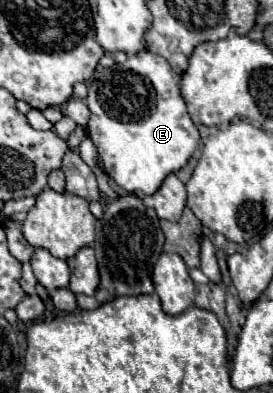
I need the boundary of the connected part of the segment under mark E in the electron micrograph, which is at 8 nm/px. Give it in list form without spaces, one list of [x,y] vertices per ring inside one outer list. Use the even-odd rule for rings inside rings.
[[[148,50],[132,54],[124,64],[112,68],[98,66],[86,104],[90,108],[88,134],[104,170],[128,192],[146,196],[156,192],[164,178],[184,168],[198,148],[200,134],[180,96],[180,76],[164,58]]]

